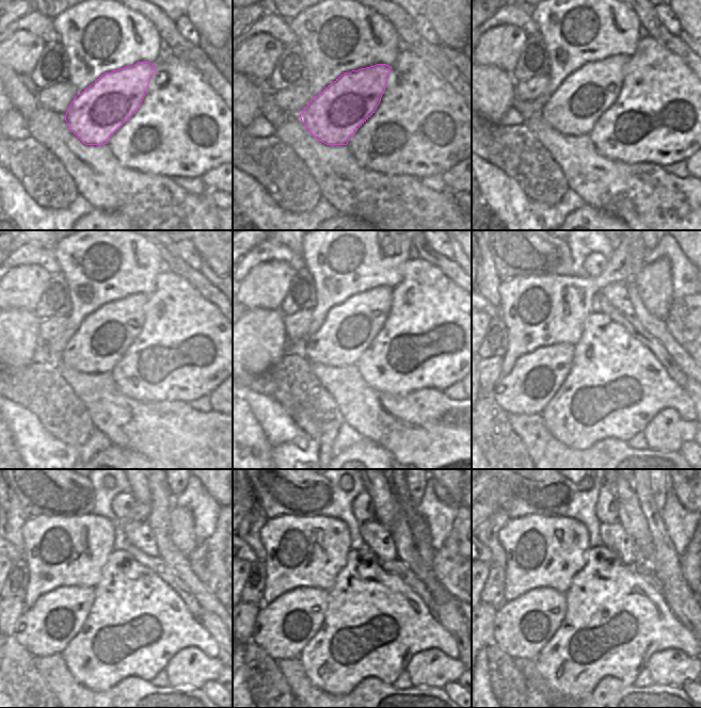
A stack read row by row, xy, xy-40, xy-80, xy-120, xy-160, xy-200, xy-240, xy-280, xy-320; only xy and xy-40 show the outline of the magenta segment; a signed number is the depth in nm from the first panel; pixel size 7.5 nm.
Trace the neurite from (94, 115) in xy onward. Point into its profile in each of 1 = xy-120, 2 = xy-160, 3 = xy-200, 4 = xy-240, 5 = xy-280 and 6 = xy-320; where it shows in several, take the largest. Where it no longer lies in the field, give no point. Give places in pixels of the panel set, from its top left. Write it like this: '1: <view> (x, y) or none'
1: xy-120 (105, 335)
2: xy-160 (299, 373)
3: xy-200 (535, 379)
4: xy-240 (47, 628)
5: xy-280 (283, 628)
6: xy-320 (522, 627)

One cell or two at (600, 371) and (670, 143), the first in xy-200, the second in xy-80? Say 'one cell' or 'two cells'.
one cell

